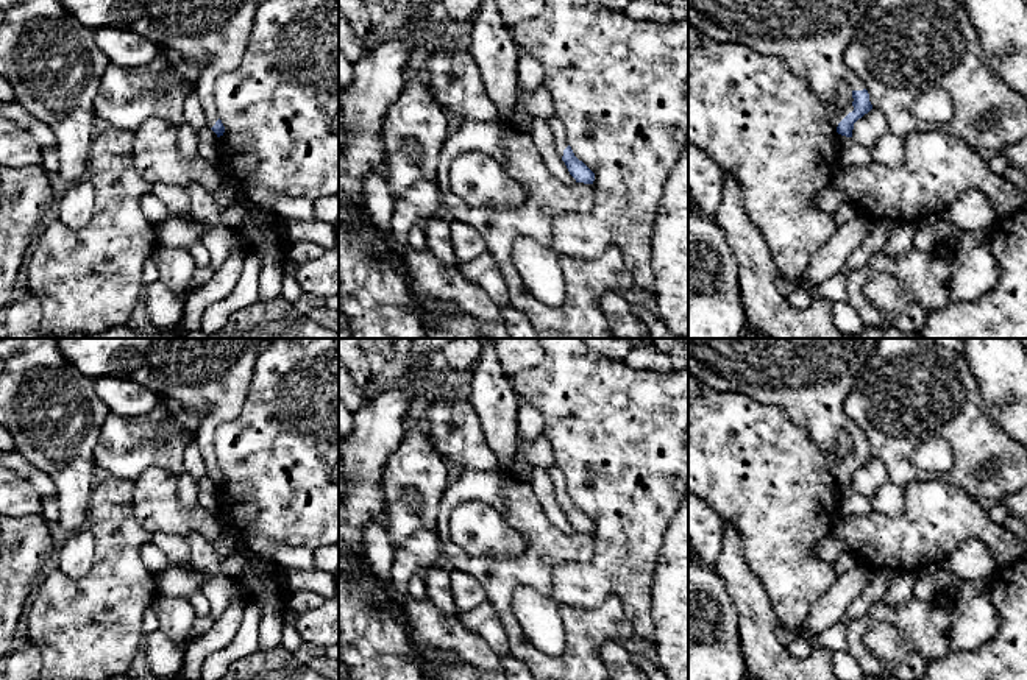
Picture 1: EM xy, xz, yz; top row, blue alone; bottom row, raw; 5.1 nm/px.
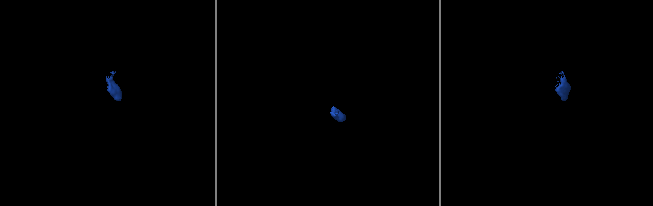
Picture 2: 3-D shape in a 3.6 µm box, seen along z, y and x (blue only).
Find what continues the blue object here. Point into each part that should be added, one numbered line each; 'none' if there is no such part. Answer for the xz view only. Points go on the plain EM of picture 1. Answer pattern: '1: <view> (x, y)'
1: xz (557, 478)

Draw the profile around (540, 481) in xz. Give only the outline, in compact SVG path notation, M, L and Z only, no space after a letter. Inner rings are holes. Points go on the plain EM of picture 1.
M534 468L534 471L531 473L529 483L537 494L549 521L553 521L554 526L559 527L562 532L574 533L576 529L570 524L565 512L557 501L549 473L546 469Z

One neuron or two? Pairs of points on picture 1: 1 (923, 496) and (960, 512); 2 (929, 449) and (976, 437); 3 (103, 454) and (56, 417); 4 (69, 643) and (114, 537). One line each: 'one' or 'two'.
1: one
2: two
3: two
4: one

